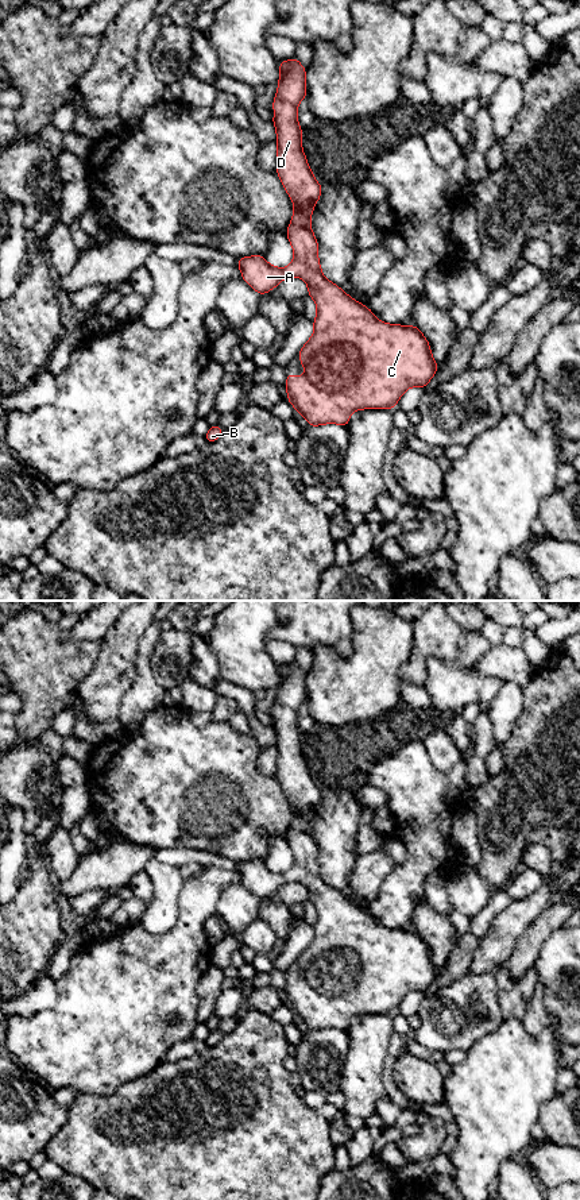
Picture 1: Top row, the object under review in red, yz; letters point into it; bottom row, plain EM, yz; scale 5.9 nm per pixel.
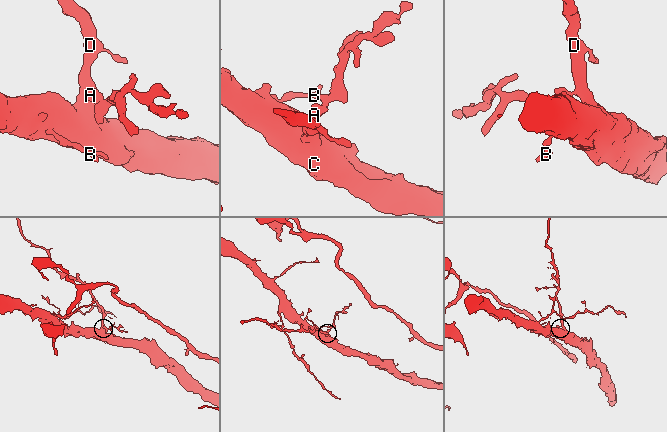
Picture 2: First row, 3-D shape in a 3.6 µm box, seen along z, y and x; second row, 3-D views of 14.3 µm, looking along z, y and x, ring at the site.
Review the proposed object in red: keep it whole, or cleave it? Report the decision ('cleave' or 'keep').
keep

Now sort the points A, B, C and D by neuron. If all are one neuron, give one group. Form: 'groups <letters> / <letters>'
groups A B C D

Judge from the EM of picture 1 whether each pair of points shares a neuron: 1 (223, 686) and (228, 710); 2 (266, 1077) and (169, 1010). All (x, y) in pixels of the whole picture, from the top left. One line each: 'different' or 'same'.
1: different
2: different

